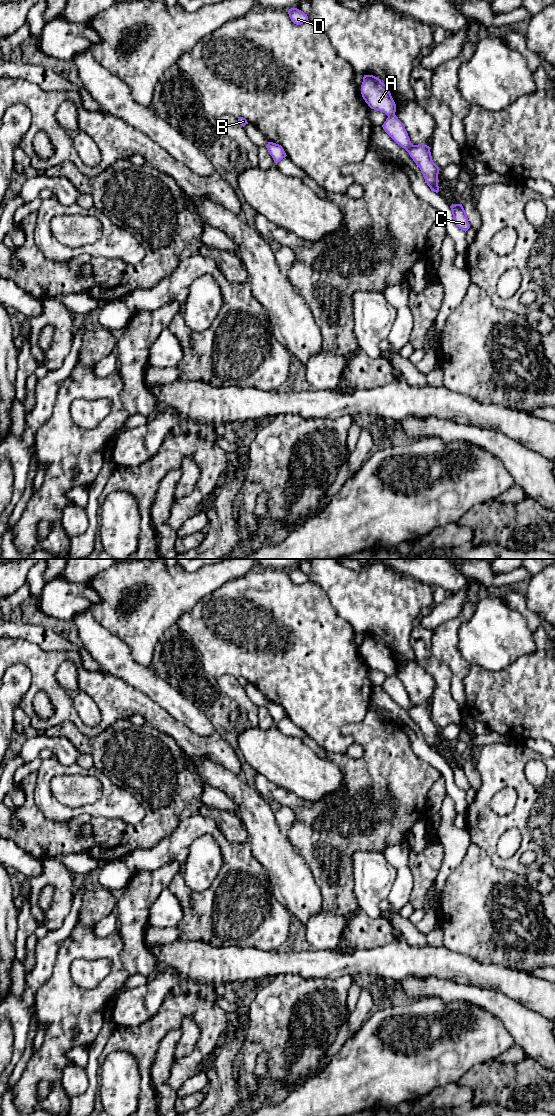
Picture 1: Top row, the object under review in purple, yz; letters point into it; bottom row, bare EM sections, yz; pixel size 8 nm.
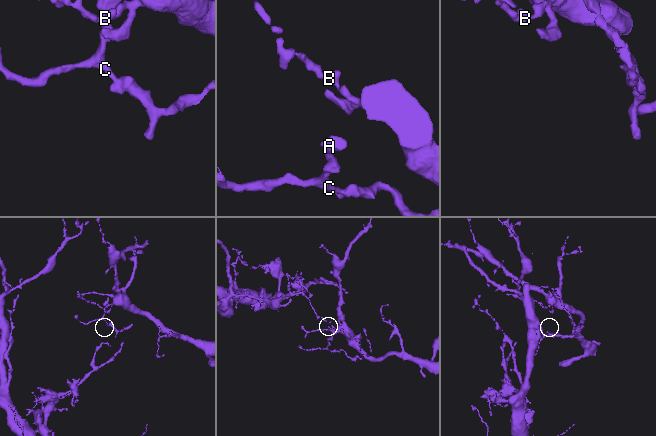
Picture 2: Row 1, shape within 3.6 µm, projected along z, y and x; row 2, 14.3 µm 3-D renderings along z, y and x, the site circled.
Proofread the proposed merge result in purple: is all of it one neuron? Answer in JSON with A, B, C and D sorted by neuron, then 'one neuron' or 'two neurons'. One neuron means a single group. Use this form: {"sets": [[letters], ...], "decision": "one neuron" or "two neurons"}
{"sets": [["A", "B", "D"], ["C"]], "decision": "two neurons"}

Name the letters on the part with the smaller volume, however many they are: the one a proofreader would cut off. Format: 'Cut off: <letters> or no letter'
Cut off: C

